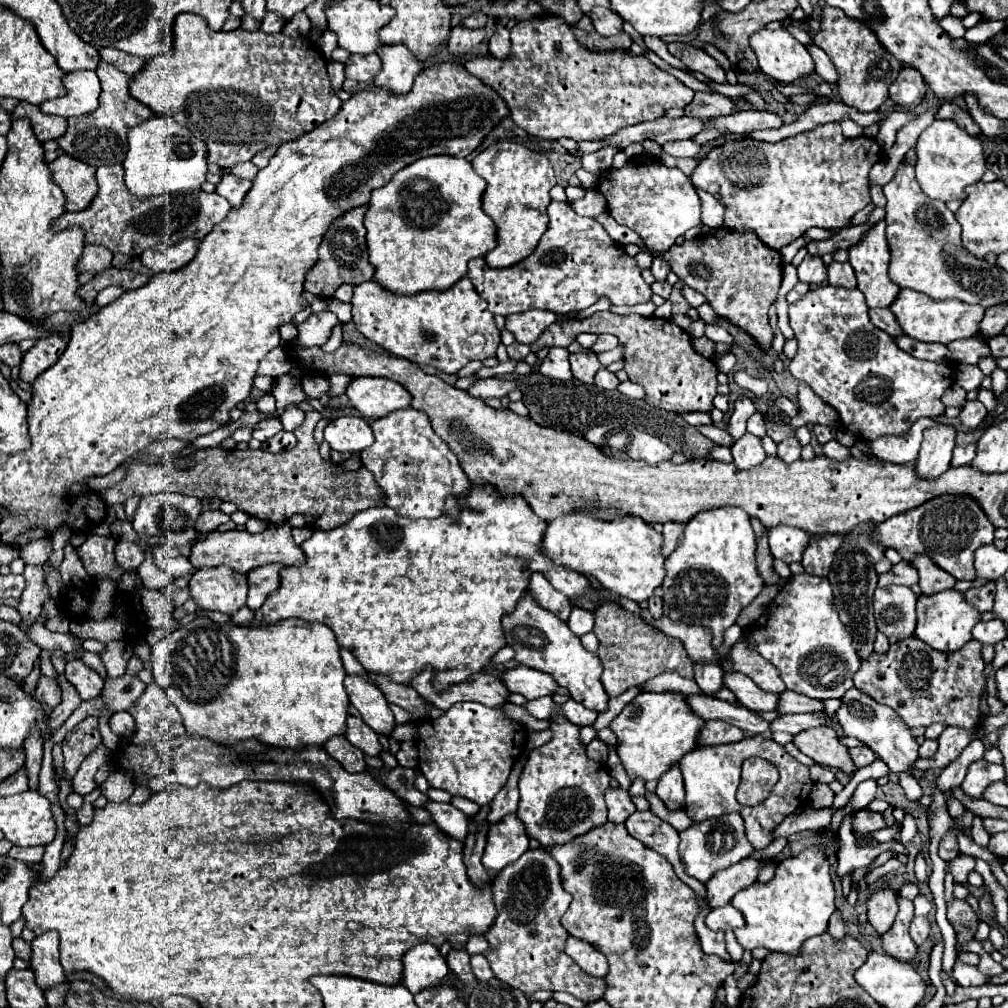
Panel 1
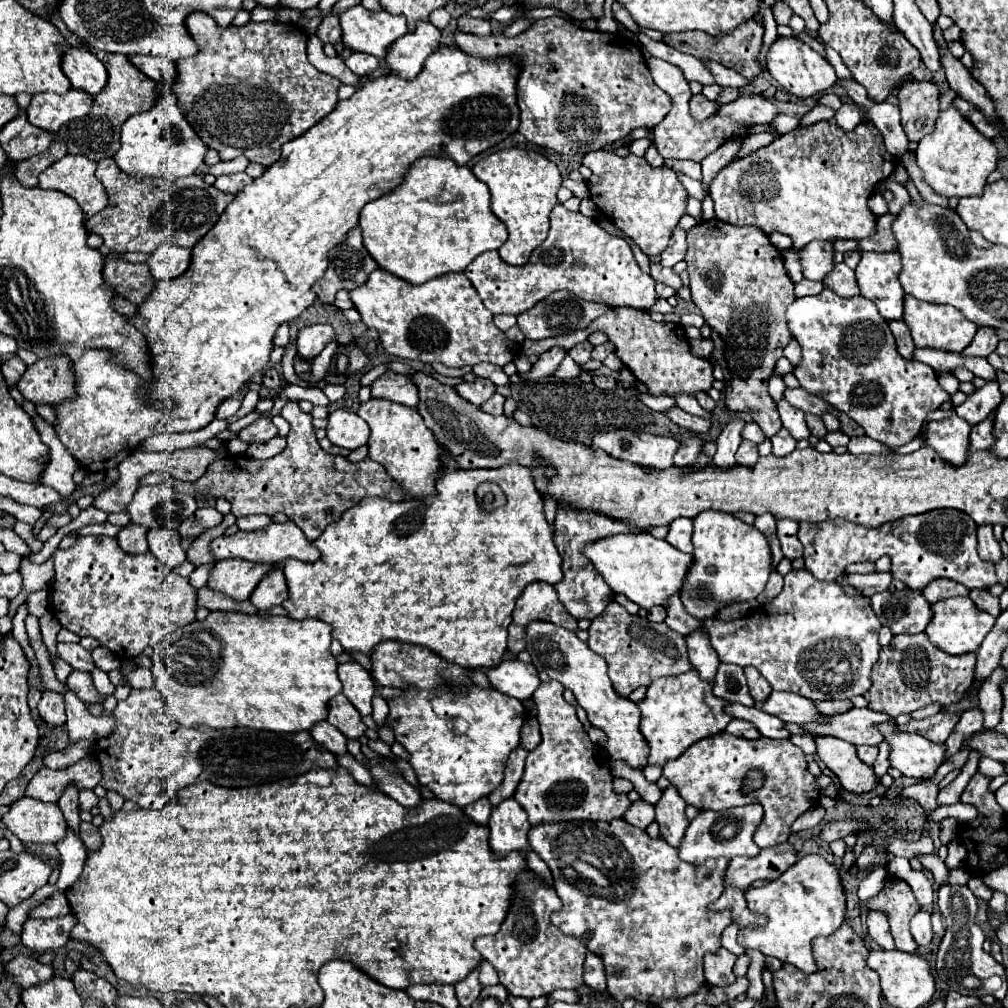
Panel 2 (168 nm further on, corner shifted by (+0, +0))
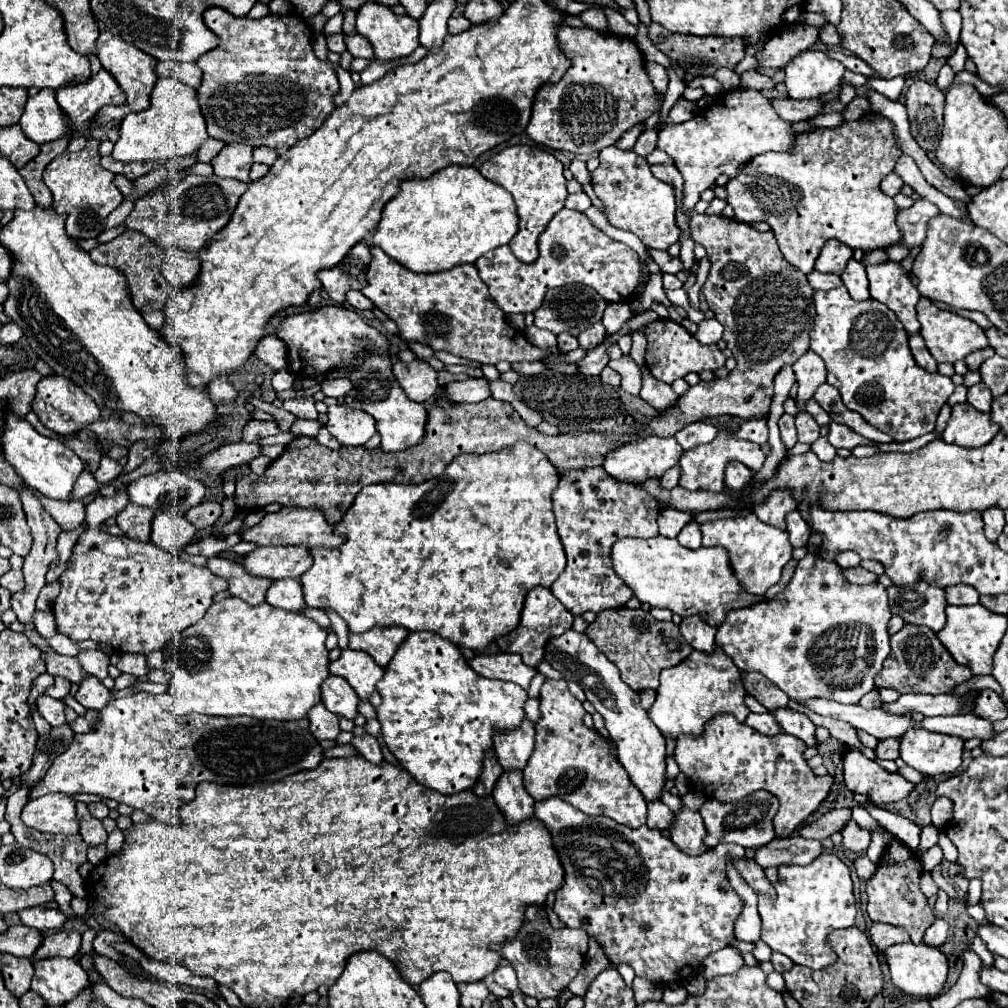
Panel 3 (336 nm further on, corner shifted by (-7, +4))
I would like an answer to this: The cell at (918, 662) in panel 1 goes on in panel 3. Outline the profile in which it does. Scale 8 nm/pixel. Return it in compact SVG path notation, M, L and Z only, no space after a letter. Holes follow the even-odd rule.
M905 625L899 633L895 633L891 637L891 653L879 673L879 677L875 679L877 687L887 687L887 689L895 689L897 693L923 693L923 695L941 695L941 693L949 693L953 687L969 681L973 677L971 669L967 665L959 665L951 653L947 653L947 649L943 649L943 643L935 637L935 633L927 627L917 627L917 625Z

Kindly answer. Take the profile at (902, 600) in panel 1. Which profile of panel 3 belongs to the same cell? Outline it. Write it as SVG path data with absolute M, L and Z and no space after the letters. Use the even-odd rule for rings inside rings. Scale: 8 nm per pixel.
M923 581L915 585L891 585L887 587L889 607L893 615L903 617L911 625L927 625L935 633L945 625L945 593L935 585Z

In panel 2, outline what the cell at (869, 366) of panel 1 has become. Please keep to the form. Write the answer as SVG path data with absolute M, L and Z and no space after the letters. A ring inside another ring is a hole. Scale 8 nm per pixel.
M824 289L820 295L796 299L786 311L788 327L794 339L802 347L802 363L794 371L800 385L828 401L834 409L852 417L868 437L894 449L914 439L920 433L922 423L930 411L936 411L950 395L940 387L938 375L932 367L918 361L908 361L896 351L894 335L888 323L880 317L876 305L864 297L838 297L832 289Z

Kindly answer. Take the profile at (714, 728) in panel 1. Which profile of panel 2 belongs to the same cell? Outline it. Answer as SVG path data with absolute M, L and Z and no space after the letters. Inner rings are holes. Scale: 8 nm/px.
M732 719L728 723L728 727L726 727L726 733L732 733L732 735L744 737L744 739L760 739L762 737L760 731L752 723L748 723L744 719Z

